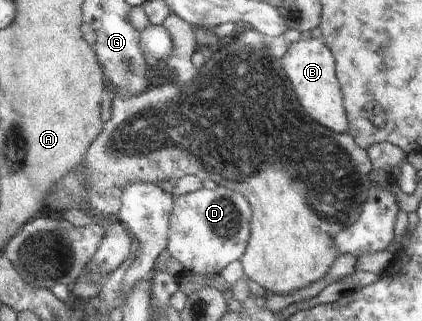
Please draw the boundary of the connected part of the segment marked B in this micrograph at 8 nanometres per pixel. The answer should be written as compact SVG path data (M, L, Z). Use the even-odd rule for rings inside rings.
M311 37L306 40L297 40L287 48L283 54L281 66L285 72L285 78L289 78L289 84L299 100L299 104L317 124L327 126L335 134L348 133L349 122L345 116L343 96L341 88L335 76L335 59L325 43Z

